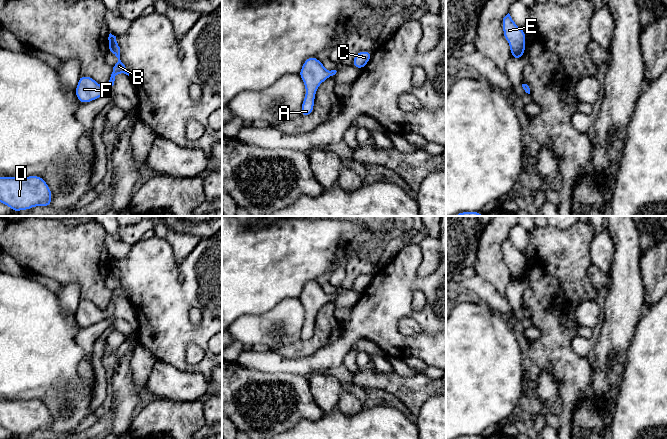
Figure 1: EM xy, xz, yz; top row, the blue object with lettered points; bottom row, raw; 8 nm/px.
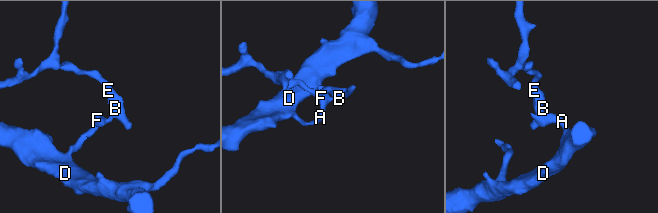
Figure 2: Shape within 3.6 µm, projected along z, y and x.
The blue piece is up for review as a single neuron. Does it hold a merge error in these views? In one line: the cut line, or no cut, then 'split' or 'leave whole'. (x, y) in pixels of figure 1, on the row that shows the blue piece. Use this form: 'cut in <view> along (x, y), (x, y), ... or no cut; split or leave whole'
no cut; leave whole

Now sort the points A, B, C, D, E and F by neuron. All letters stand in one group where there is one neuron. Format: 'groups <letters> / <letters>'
groups A B C D E F

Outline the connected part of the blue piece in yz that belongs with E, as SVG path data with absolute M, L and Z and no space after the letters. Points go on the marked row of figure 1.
M509 13L503 18L503 34L509 43L511 57L522 58L526 48L526 35L524 30L515 24Z

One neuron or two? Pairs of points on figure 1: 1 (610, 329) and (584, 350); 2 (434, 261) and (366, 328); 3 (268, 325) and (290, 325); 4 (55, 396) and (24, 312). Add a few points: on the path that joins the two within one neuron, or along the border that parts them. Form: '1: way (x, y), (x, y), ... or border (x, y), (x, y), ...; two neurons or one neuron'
1: border (594, 343), (592, 349); two neurons
2: border (421, 253), (421, 263), (417, 270), (419, 277); two neurons
3: way (273, 325), (285, 325); one neuron
4: border (75, 390), (66, 386), (50, 387), (41, 400); two neurons

